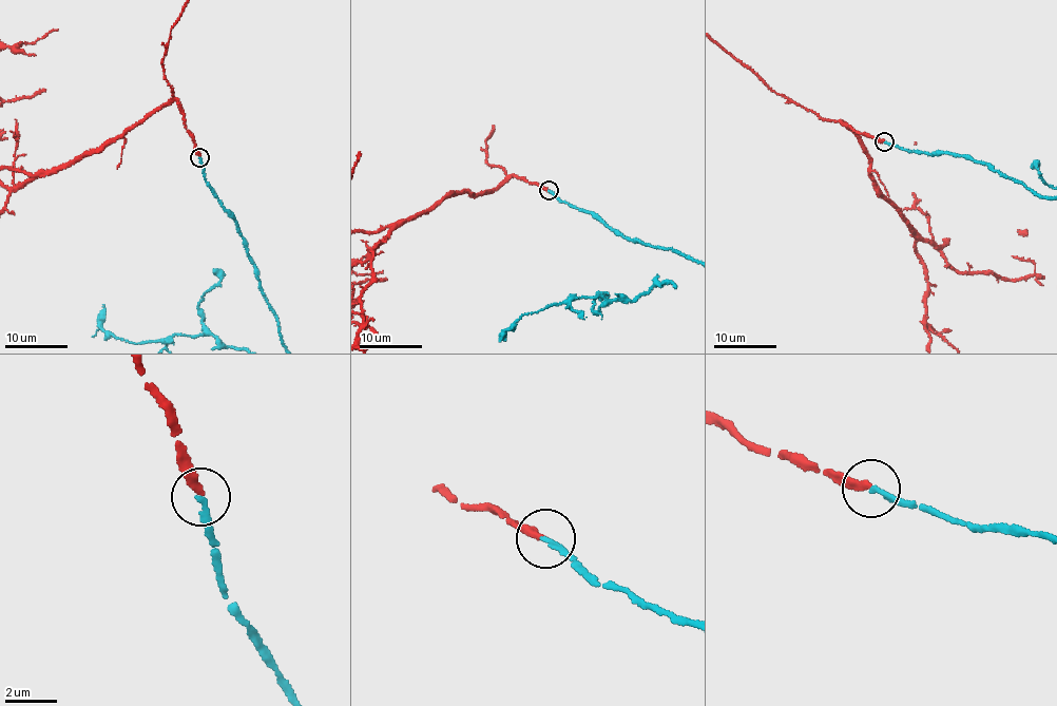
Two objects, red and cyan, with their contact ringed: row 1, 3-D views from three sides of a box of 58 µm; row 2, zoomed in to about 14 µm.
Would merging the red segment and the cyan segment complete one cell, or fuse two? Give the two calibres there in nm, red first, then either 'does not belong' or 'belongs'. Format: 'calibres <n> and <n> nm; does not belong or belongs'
calibres 280 and 200 nm; belongs

